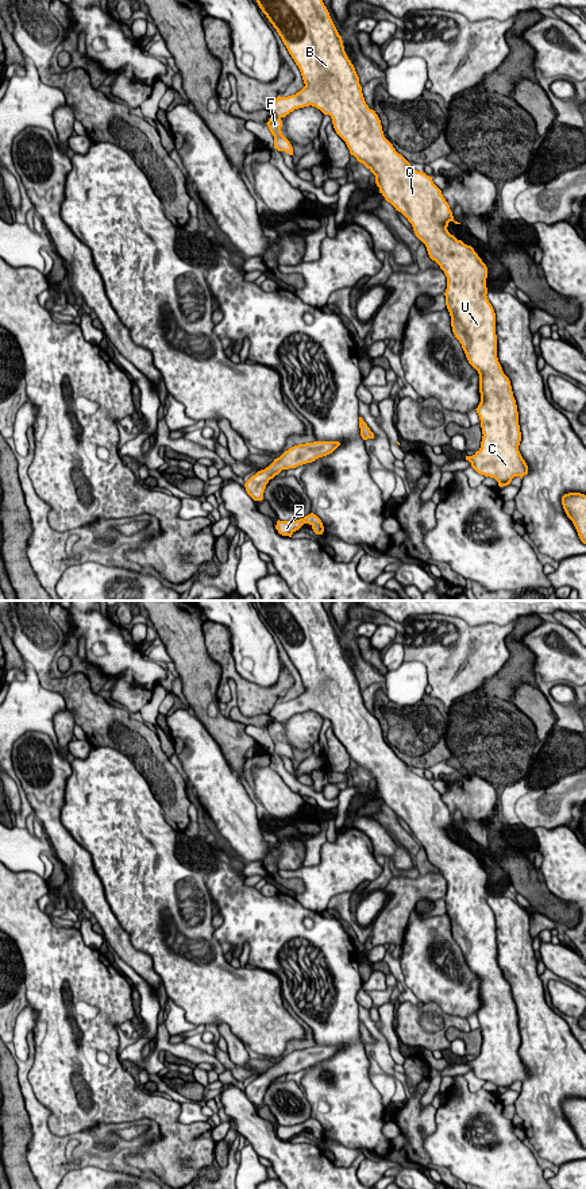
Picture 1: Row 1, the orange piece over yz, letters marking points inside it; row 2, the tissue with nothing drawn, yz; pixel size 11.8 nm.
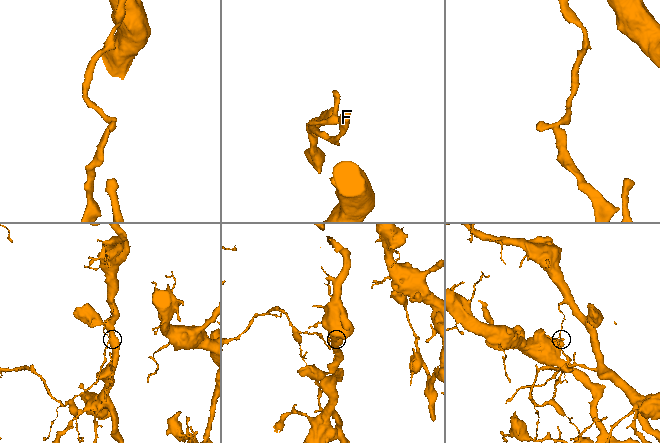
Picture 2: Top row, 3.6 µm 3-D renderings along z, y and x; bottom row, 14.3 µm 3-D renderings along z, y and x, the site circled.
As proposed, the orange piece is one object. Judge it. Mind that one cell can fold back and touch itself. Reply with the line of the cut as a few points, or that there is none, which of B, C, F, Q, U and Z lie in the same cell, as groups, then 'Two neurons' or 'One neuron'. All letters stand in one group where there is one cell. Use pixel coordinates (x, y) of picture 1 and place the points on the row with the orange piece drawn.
Split along yz (272, 114), (280, 118). Groups: B C Q U Z / F. Two neurons

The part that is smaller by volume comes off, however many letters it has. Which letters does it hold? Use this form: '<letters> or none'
F

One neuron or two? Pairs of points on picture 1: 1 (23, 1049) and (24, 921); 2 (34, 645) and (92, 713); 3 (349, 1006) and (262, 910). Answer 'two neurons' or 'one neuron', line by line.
1: two neurons
2: one neuron
3: one neuron

